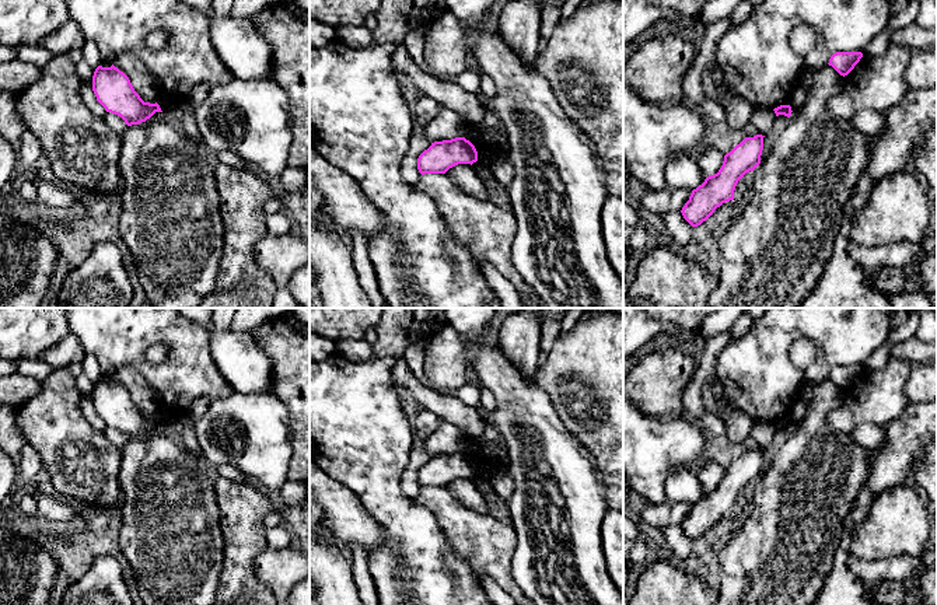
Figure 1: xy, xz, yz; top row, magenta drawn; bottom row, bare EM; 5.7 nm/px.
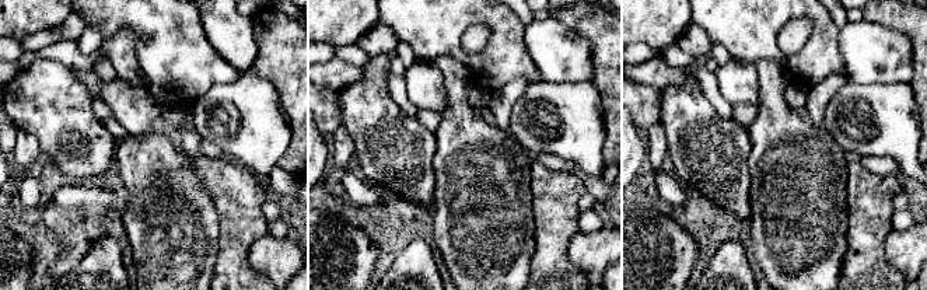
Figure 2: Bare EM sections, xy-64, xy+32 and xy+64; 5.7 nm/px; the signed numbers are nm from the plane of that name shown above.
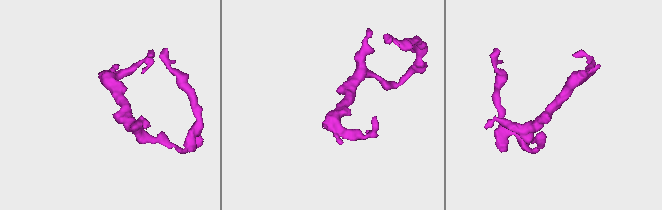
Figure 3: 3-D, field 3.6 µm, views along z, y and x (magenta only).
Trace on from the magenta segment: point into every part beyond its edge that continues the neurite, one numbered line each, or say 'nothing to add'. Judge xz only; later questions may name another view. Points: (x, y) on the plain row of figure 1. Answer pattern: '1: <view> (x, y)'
nothing to add

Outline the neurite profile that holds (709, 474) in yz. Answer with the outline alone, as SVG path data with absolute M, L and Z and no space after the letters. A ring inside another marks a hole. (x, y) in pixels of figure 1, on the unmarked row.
M705 458L699 464L699 466L696 469L696 475L697 475L700 485L706 490L710 490L710 489L717 487L719 483L721 482L723 475L724 475L724 468L714 464L713 461Z

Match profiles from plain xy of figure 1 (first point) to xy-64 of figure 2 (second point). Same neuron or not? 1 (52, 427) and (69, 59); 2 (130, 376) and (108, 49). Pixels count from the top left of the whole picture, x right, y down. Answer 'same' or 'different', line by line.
1: different
2: same

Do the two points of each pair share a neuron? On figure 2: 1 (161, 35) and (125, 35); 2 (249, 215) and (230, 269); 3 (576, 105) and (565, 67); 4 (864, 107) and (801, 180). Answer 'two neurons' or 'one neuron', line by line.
1: two neurons
2: one neuron
3: two neurons
4: two neurons

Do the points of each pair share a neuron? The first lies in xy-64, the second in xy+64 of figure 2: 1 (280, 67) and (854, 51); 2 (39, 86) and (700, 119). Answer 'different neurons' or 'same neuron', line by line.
1: different neurons
2: same neuron

